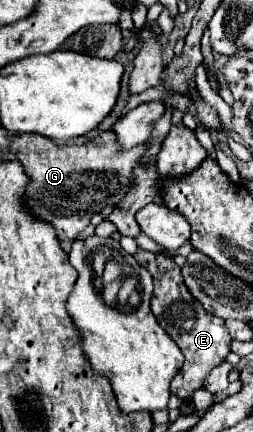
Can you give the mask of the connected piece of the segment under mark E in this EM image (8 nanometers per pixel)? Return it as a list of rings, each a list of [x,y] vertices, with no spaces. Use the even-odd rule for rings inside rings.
[[[137,250],[133,256],[153,276],[155,288],[153,288],[153,296],[151,296],[151,312],[155,314],[159,326],[175,340],[175,344],[181,348],[181,352],[185,356],[183,368],[171,380],[171,392],[177,394],[181,400],[191,400],[193,390],[201,388],[205,376],[215,366],[219,366],[225,360],[225,356],[229,354],[231,336],[229,336],[225,322],[221,318],[207,314],[203,310],[203,306],[199,306],[199,302],[195,302],[195,298],[191,296],[191,292],[187,290],[187,286],[183,282],[181,268],[175,264],[173,256],[151,254],[145,250]]]

